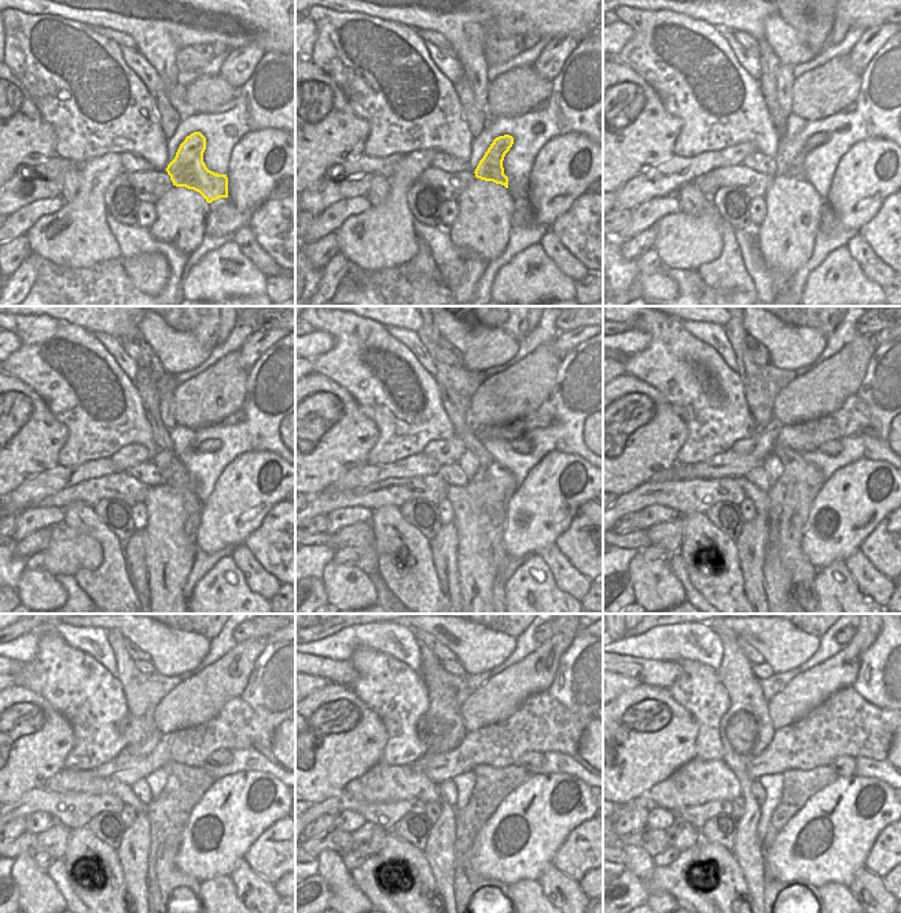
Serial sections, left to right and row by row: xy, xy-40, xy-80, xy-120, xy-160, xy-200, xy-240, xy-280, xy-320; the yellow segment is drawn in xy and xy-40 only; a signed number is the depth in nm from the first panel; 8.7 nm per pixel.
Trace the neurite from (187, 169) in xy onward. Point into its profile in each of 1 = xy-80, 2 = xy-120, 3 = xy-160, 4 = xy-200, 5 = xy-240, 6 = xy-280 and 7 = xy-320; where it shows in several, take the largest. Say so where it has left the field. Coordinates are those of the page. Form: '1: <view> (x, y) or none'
1: xy-80 (797, 169)
2: xy-120 (208, 445)
3: xy-160 (522, 445)
4: xy-200 (831, 448)
5: xy-240 (221, 757)
6: xy-280 (532, 761)
7: xy-320 (845, 766)

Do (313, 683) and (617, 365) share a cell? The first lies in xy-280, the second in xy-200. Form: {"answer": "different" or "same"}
{"answer": "same"}

